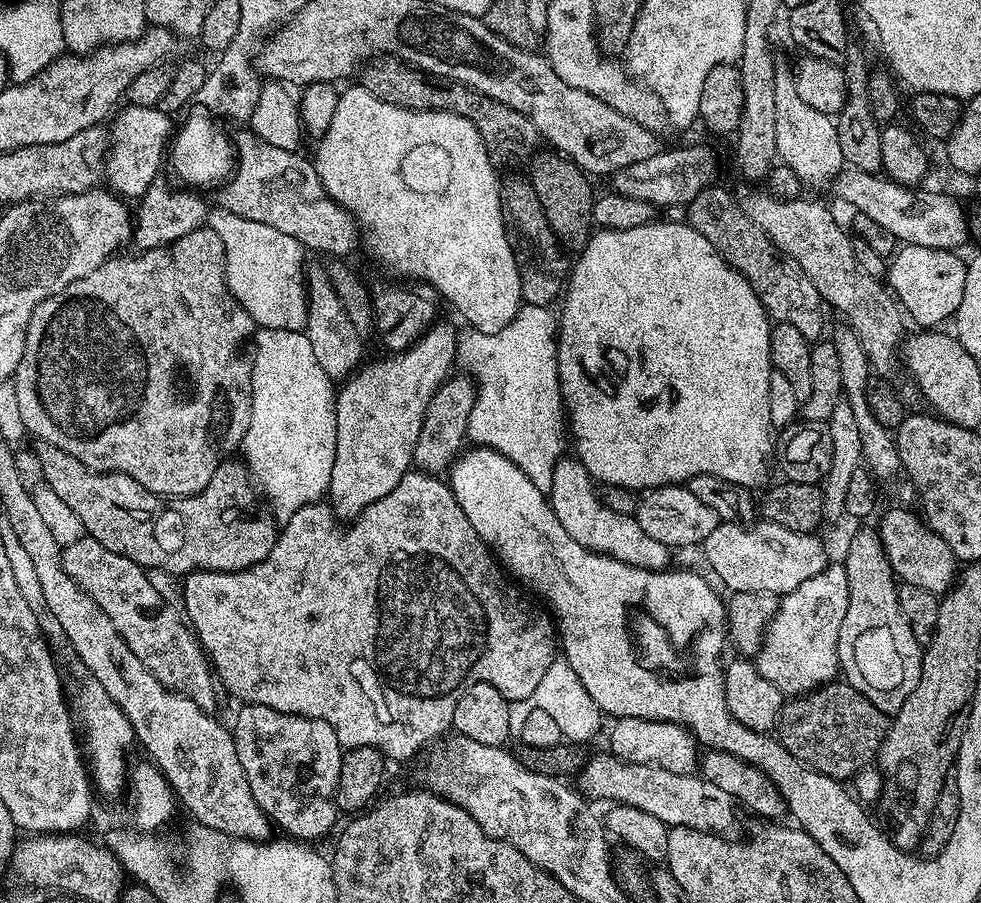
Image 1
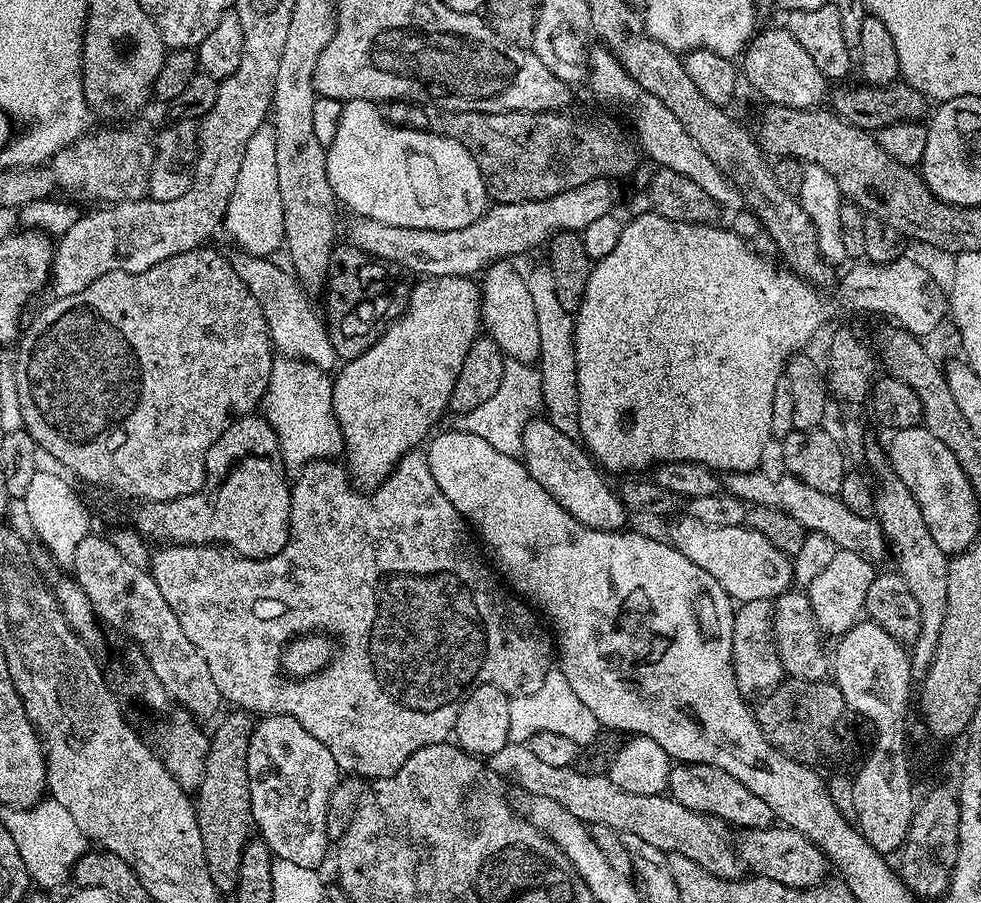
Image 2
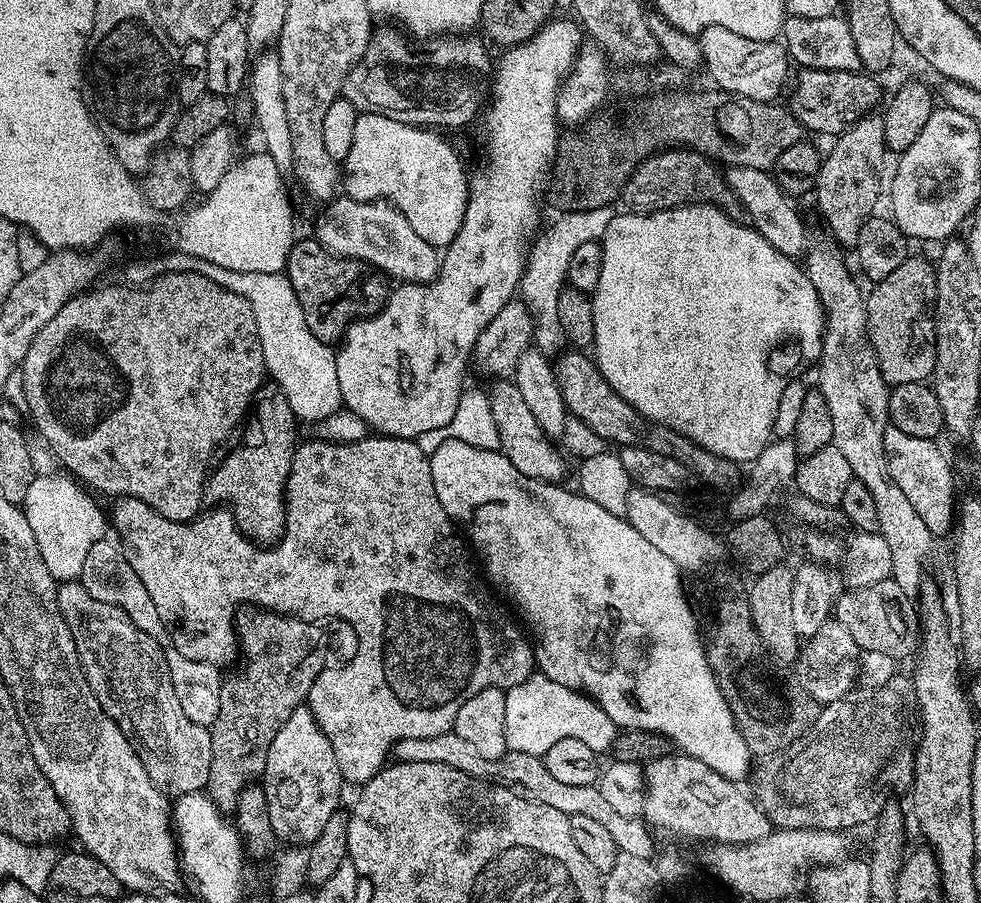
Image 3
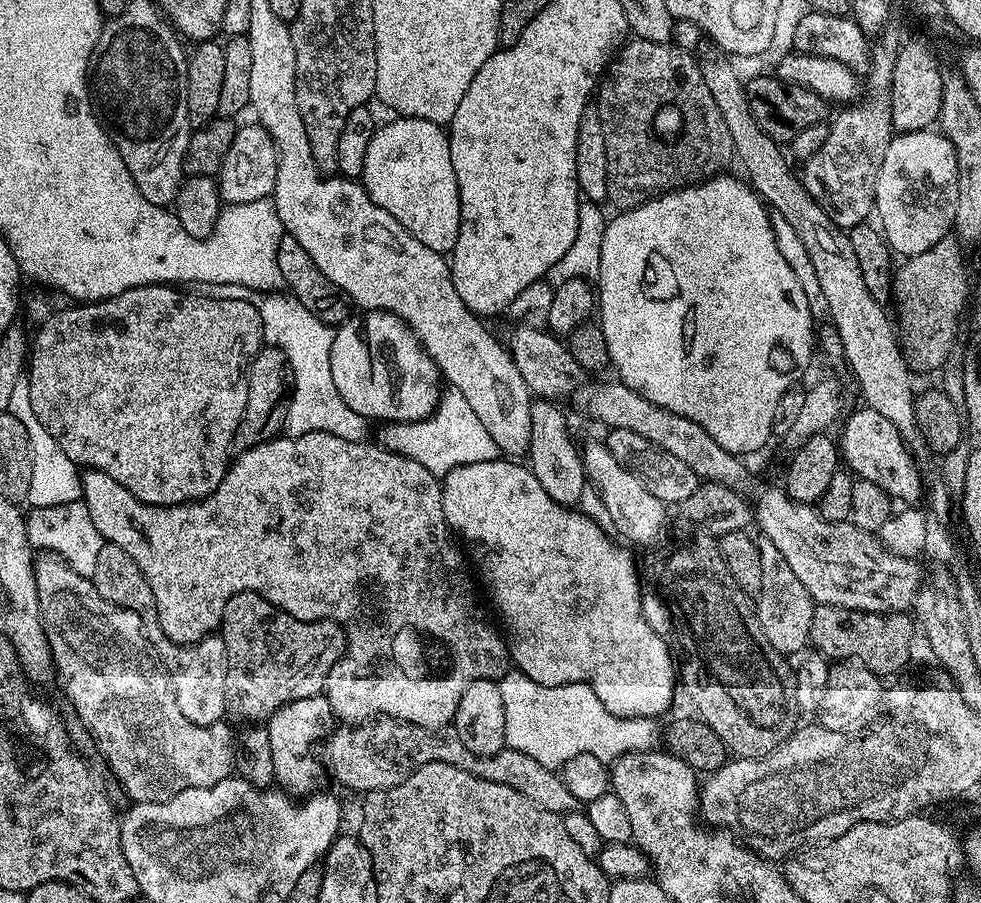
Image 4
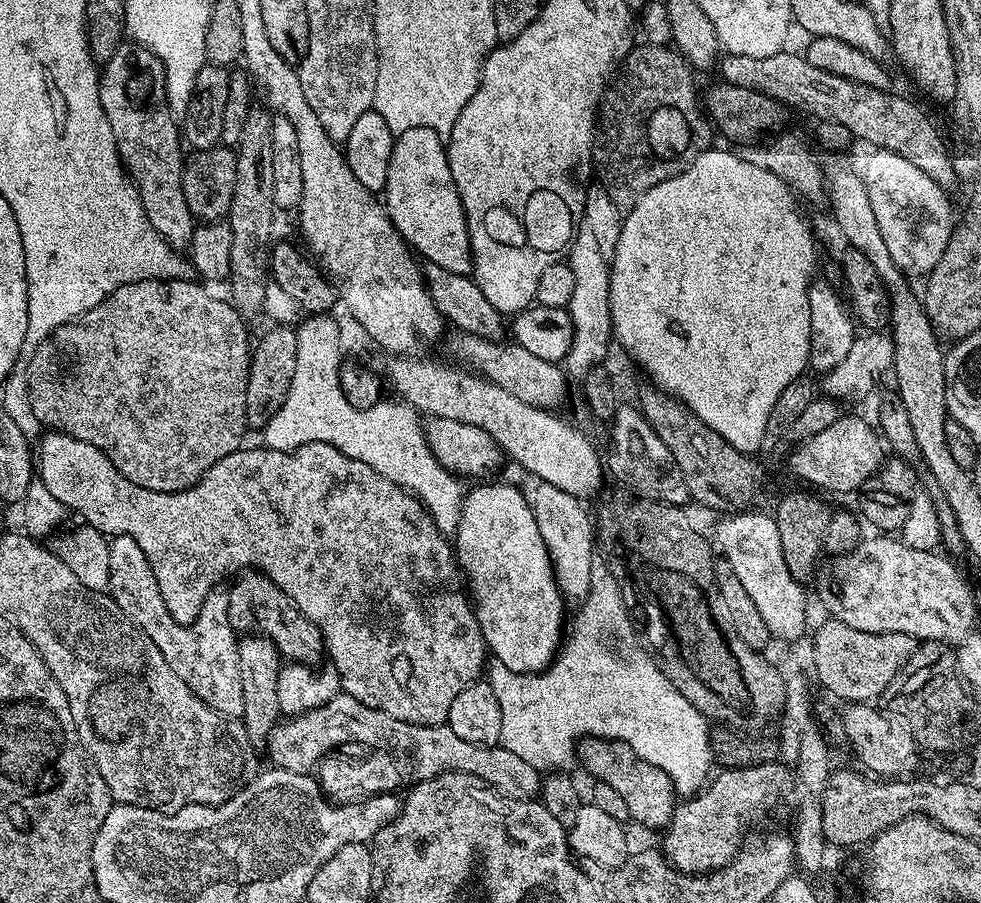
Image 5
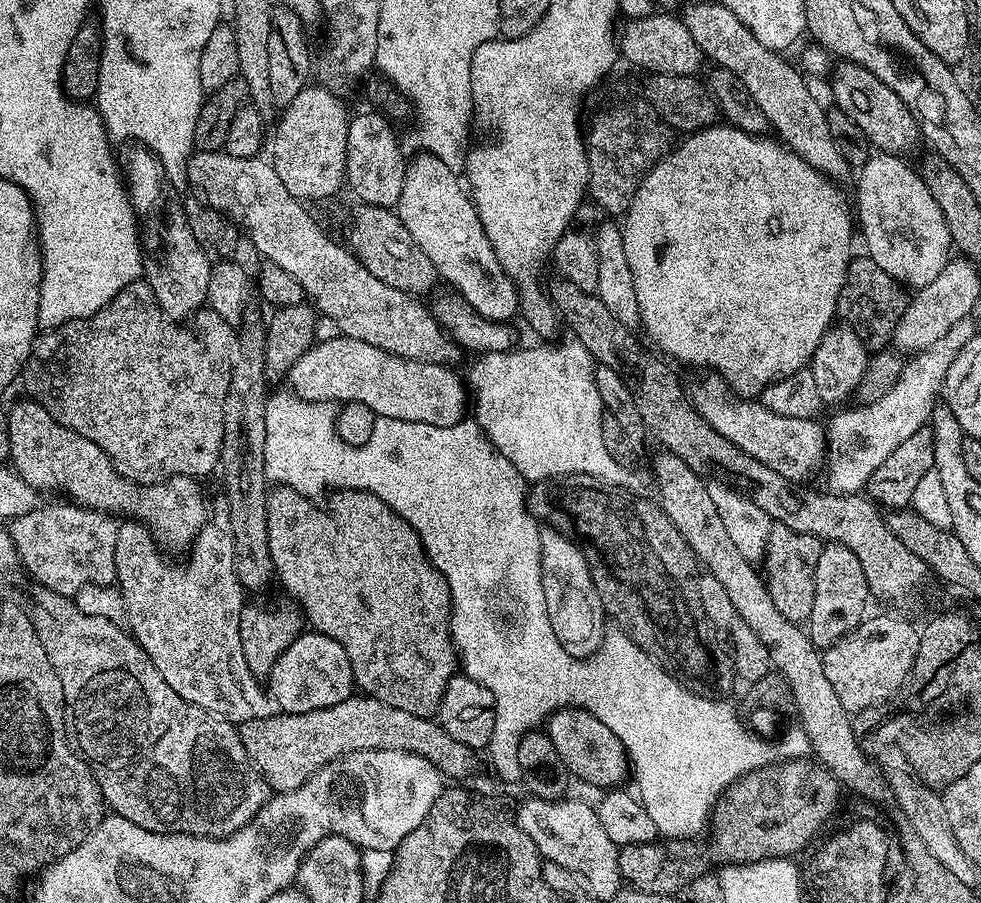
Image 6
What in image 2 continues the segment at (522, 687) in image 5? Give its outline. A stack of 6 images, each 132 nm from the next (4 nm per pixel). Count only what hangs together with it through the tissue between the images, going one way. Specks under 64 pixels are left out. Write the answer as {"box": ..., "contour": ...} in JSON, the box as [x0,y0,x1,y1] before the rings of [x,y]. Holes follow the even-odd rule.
{"box":[509,670,602,746],"contour":[[[553,670],[546,674],[546,682],[542,682],[539,690],[534,694],[522,697],[524,709],[520,712],[520,704],[513,702],[510,706],[510,734],[509,741],[513,744],[523,744],[532,739],[534,734],[549,732],[562,734],[562,738],[570,738],[578,746],[587,746],[601,731],[602,725],[594,718],[592,708],[570,690],[570,682],[566,682],[563,672]]]}

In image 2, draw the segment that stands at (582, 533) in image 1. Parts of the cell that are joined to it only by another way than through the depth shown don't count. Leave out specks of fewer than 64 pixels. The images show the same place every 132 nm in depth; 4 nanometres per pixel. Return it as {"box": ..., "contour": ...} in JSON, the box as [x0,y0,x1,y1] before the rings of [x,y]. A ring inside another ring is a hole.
{"box":[522,418,626,532],"contour":[[[546,418],[529,420],[522,434],[522,463],[529,474],[562,506],[562,510],[569,512],[580,524],[588,528],[601,528],[604,532],[615,532],[623,529],[626,509],[619,495],[604,479],[595,460],[577,441],[566,438],[562,430],[555,428]]]}

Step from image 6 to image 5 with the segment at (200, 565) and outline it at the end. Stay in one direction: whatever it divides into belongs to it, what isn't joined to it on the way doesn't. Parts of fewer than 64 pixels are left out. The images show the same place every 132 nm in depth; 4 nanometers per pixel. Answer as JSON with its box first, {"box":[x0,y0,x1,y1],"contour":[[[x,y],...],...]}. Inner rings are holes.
{"box":[108,536,244,717],"contour":[[[113,536],[108,545],[110,550],[110,582],[108,592],[112,600],[126,614],[134,624],[139,624],[140,629],[147,634],[150,642],[158,646],[158,650],[166,658],[170,670],[202,701],[210,705],[215,712],[221,712],[223,716],[243,717],[244,703],[242,702],[242,678],[238,670],[238,633],[233,628],[228,617],[228,594],[224,590],[213,590],[206,598],[198,618],[193,624],[180,624],[166,610],[166,602],[162,602],[162,594],[158,590],[158,582],[154,578],[154,570],[150,570],[150,562],[146,562],[146,554],[129,536]]]}

